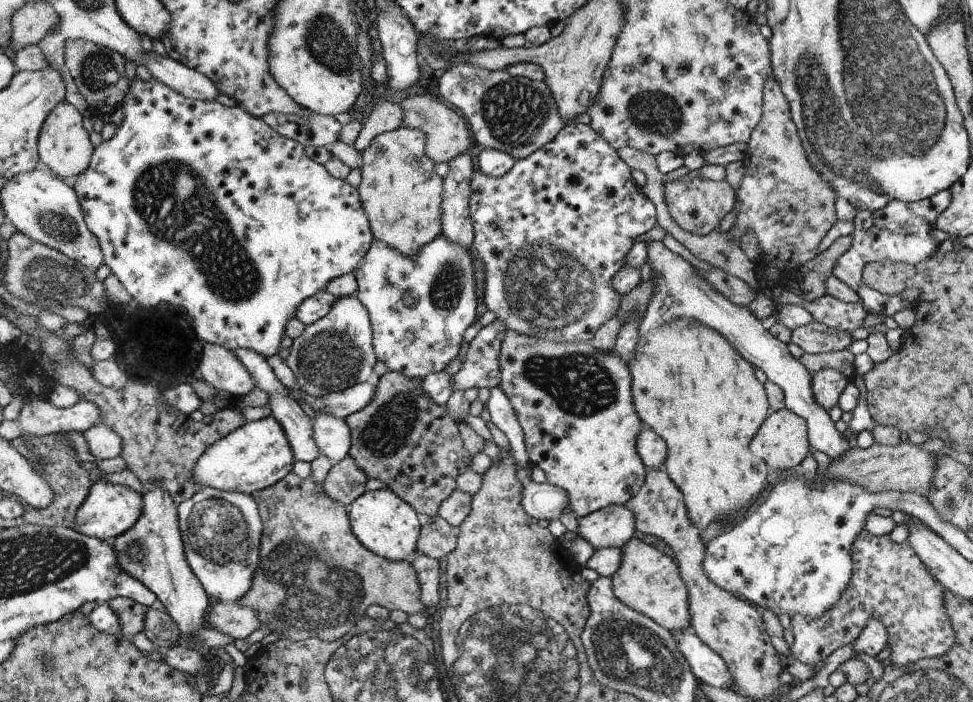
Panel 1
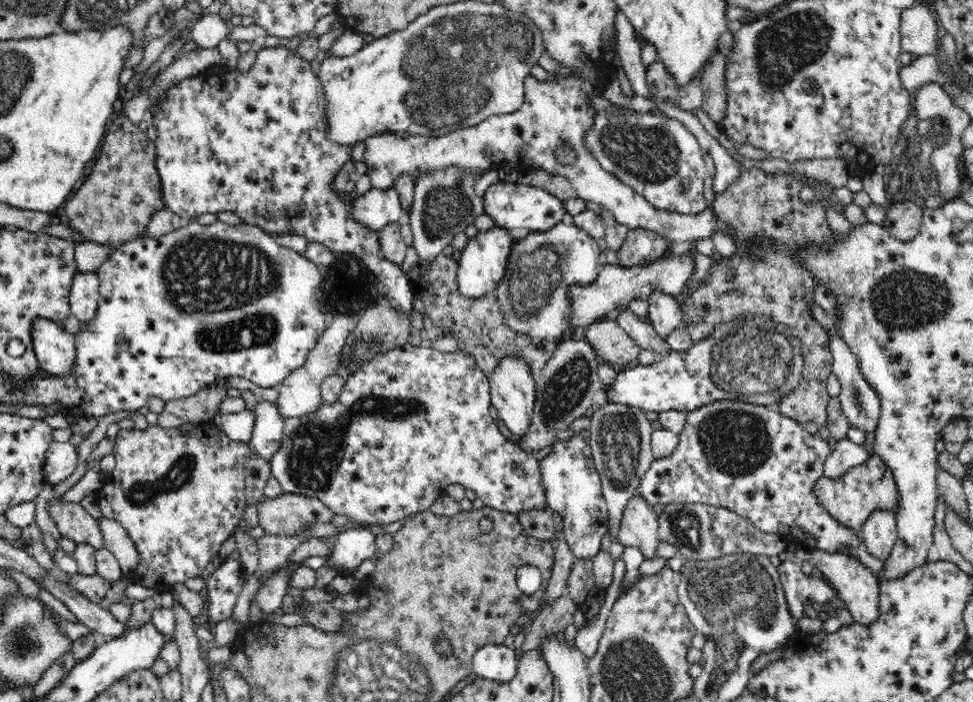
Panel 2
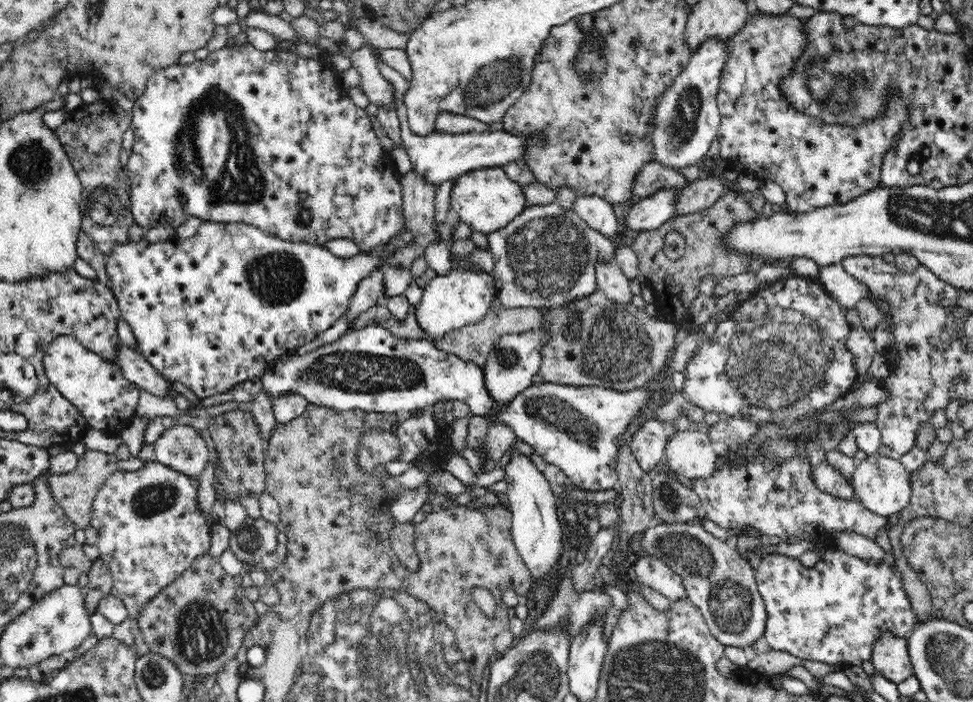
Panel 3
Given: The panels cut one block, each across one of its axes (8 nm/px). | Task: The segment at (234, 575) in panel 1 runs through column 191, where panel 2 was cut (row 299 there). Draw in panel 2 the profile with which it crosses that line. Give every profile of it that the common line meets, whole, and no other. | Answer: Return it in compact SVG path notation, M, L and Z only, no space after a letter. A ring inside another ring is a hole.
M569 220L558 223L547 231L530 231L526 236L516 238L503 279L494 290L500 303L500 311L504 315L504 325L508 325L518 336L526 334L549 342L562 342L572 336L569 330L570 308L567 288L570 285L589 285L597 277L601 268L598 263L600 252L597 239L591 238Z

